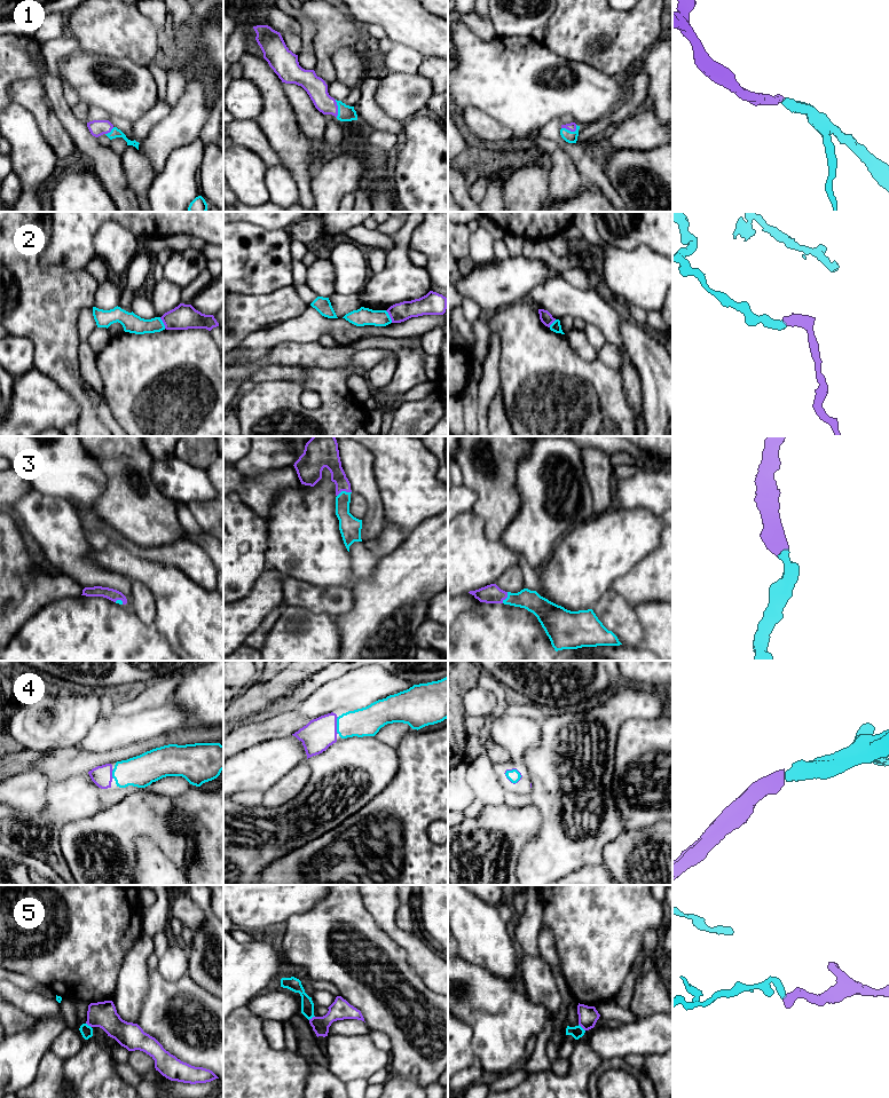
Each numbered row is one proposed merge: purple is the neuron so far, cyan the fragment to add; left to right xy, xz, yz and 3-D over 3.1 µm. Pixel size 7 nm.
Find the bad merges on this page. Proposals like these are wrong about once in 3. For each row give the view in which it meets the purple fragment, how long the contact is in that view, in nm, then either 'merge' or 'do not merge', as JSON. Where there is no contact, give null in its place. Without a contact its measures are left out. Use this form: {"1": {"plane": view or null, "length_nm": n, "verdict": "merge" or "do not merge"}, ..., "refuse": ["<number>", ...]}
{"1": {"plane": "yz", "length_nm": 110, "verdict": "merge"}, "2": {"plane": "xz", "length_nm": 100, "verdict": "do not merge"}, "3": {"plane": "xz", "length_nm": 110, "verdict": "merge"}, "4": {"plane": "xz", "length_nm": 120, "verdict": "merge"}, "5": {"plane": "yz", "length_nm": 70, "verdict": "do not merge"}, "refuse": ["2", "5"]}

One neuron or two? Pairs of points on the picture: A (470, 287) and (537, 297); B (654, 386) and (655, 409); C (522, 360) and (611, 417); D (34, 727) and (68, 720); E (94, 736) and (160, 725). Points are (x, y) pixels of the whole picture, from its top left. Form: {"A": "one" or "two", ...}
{"A": "two", "B": "one", "C": "one", "D": "one", "E": "one"}

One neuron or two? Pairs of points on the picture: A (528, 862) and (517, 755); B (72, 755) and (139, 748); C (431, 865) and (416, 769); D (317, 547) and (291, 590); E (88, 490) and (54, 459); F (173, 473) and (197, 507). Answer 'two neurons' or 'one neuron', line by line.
A: two neurons
B: one neuron
C: one neuron
D: two neurons
E: one neuron
F: two neurons

